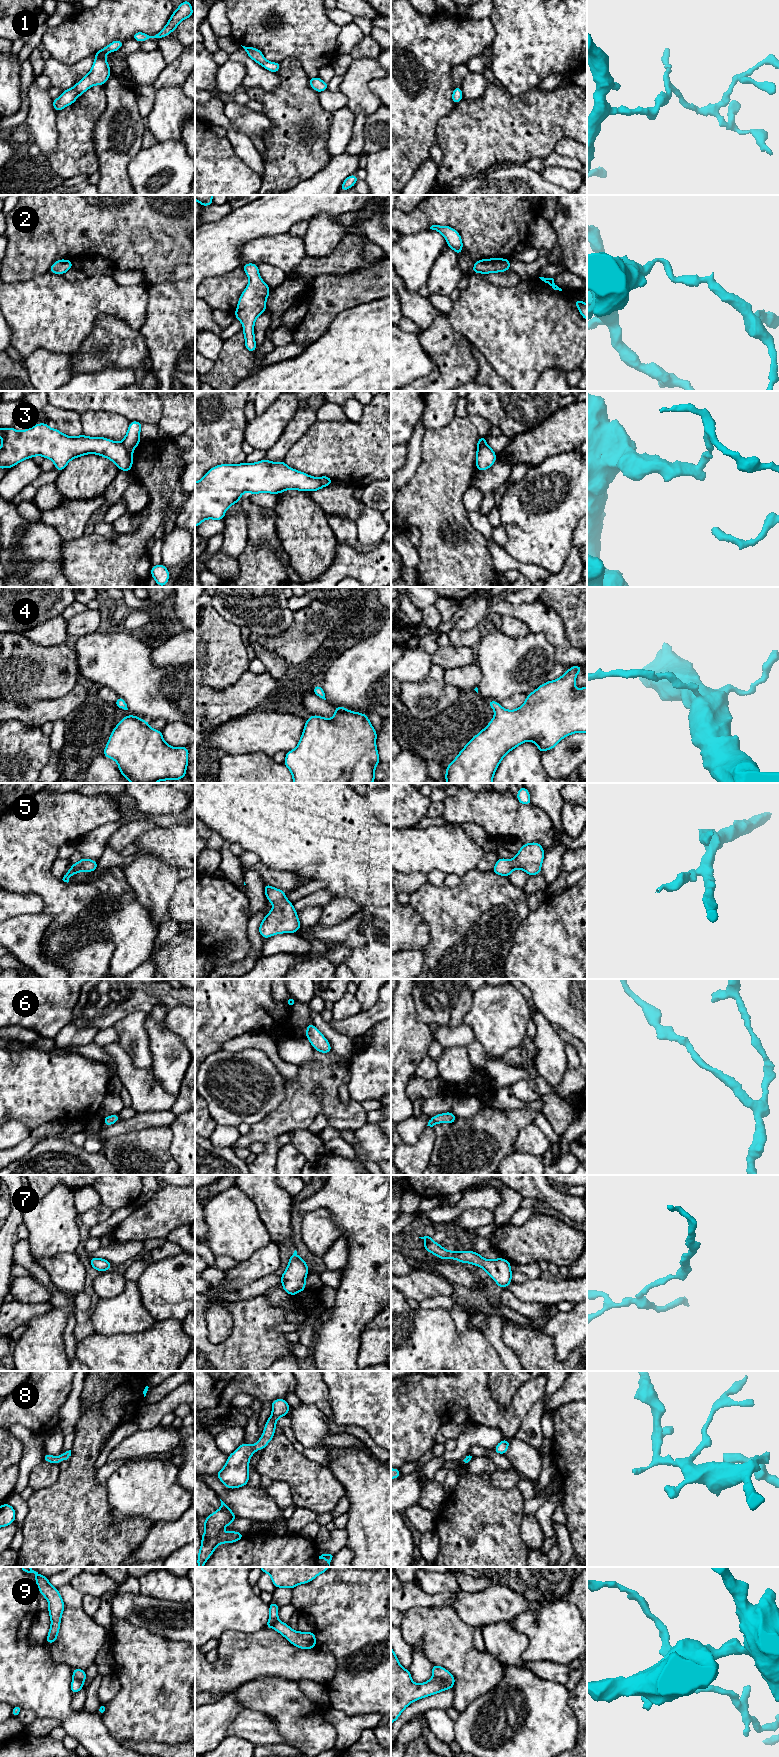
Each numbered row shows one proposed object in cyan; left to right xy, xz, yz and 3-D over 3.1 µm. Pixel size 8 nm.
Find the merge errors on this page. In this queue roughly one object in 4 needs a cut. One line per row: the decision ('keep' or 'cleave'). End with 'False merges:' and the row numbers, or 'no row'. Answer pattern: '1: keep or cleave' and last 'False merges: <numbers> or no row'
1: keep
2: keep
3: cleave
4: keep
5: keep
6: keep
7: keep
8: keep
9: cleave
False merges: 3, 9

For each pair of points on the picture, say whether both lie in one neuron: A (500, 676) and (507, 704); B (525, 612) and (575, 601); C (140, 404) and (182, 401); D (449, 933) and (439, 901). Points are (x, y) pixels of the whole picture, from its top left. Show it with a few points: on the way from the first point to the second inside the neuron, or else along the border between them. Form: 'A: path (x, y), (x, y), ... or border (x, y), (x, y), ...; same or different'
A: border (526, 694), (514, 693), (499, 703); different
B: border (537, 599), (549, 606), (557, 614), (563, 627); different
C: border (161, 401), (161, 417), (156, 424); different
D: path (449, 925), (449, 914), (444, 909); same

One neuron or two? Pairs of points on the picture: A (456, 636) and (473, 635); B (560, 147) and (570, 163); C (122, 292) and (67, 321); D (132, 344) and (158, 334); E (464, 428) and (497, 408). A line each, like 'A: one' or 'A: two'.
A: one
B: two
C: one
D: two
E: two

